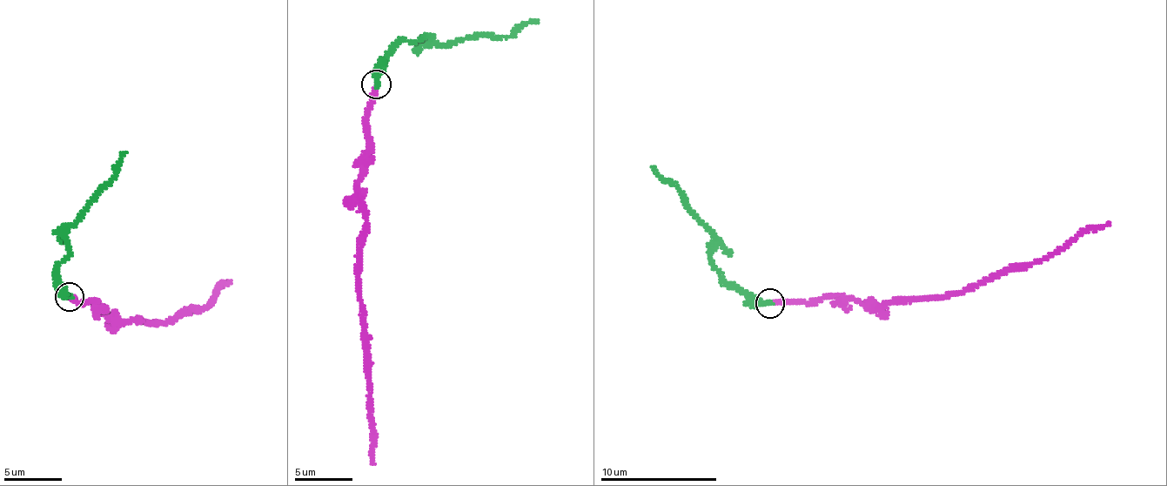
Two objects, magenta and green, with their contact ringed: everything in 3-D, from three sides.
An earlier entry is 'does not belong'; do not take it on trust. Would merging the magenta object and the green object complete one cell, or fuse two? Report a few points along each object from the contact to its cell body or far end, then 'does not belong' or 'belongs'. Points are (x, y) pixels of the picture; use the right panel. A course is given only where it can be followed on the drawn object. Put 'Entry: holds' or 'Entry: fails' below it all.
magenta via (771, 304), (851, 296), (861, 302), (890, 304), (963, 293), (998, 273), (1051, 256), (1109, 222) | green via (771, 304), (756, 305), (722, 279), (714, 266), (713, 237), (676, 187), (651, 166) | belongs
Entry: fails

